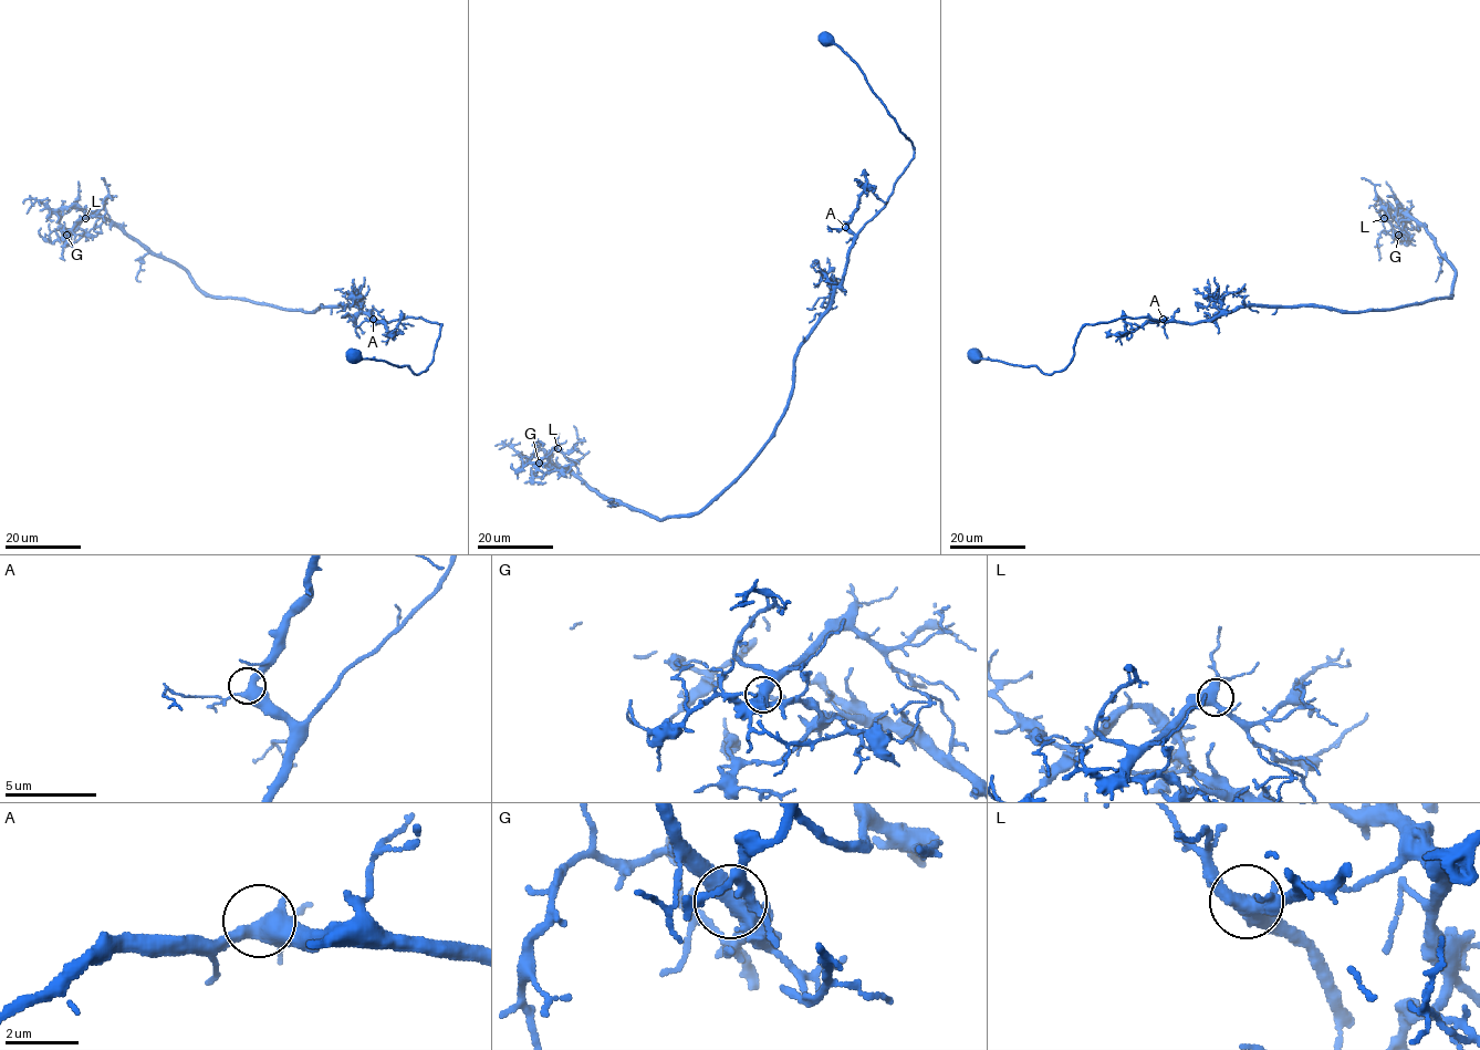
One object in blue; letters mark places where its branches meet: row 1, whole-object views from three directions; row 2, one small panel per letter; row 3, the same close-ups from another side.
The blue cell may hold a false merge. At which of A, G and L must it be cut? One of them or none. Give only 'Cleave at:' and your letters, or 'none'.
Cleave at: G

